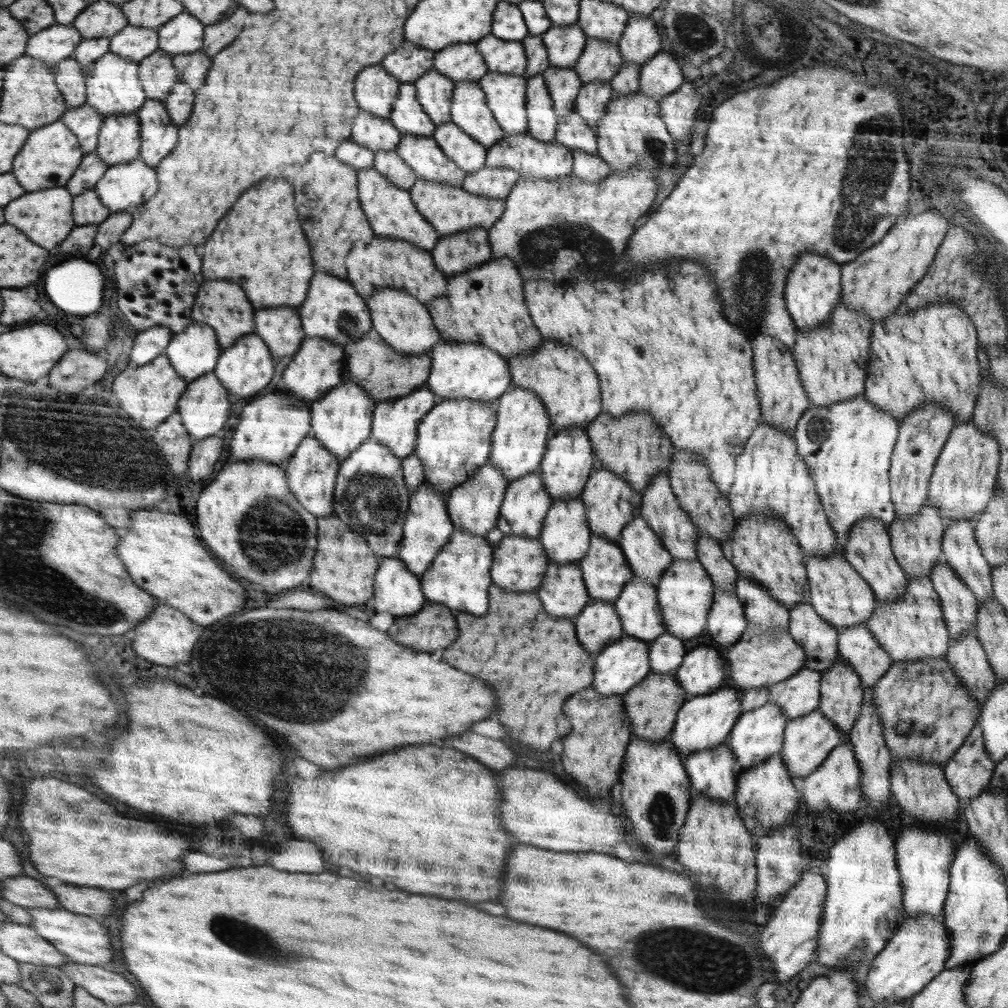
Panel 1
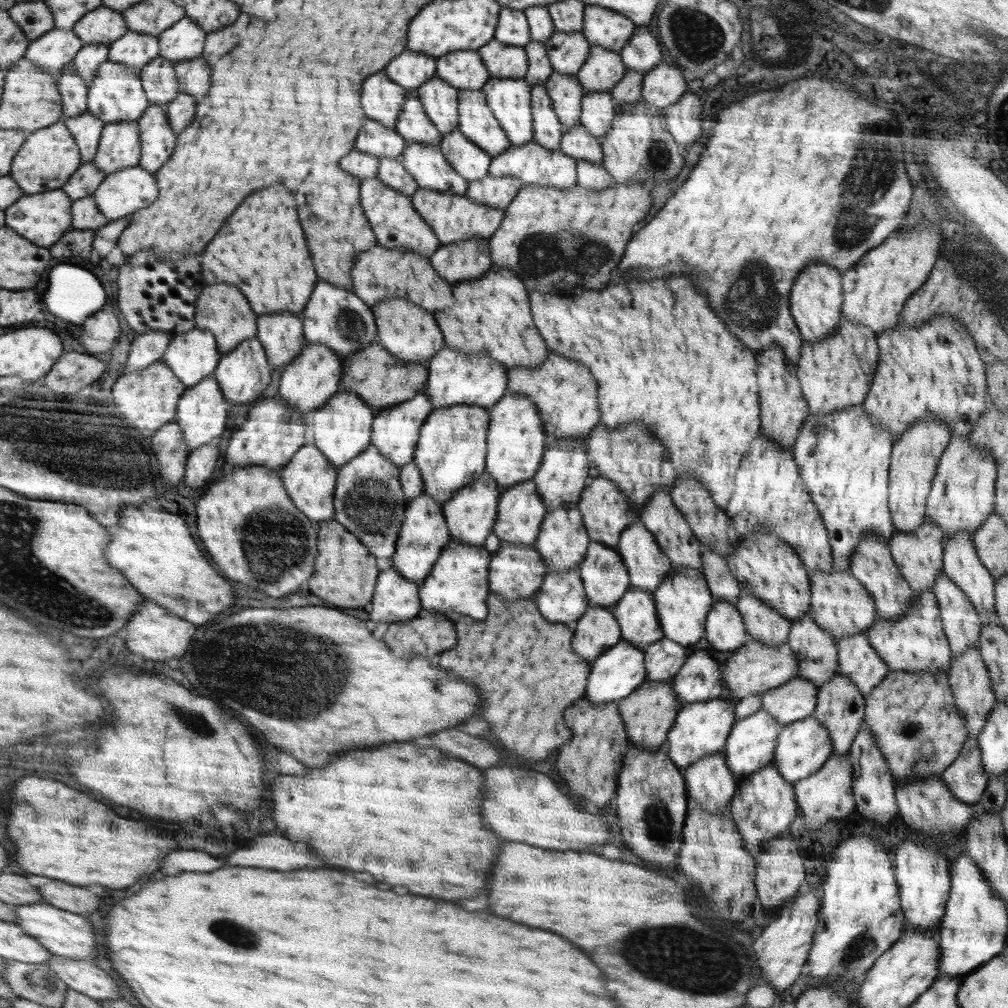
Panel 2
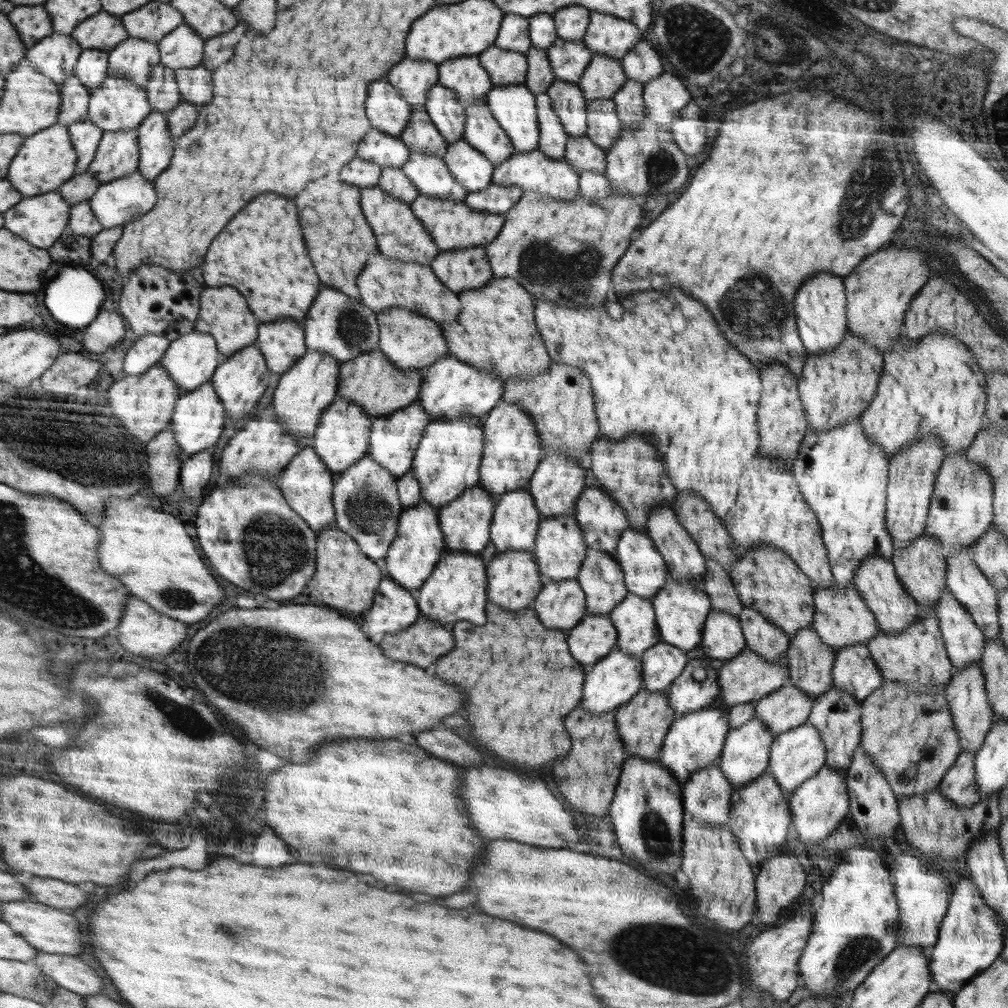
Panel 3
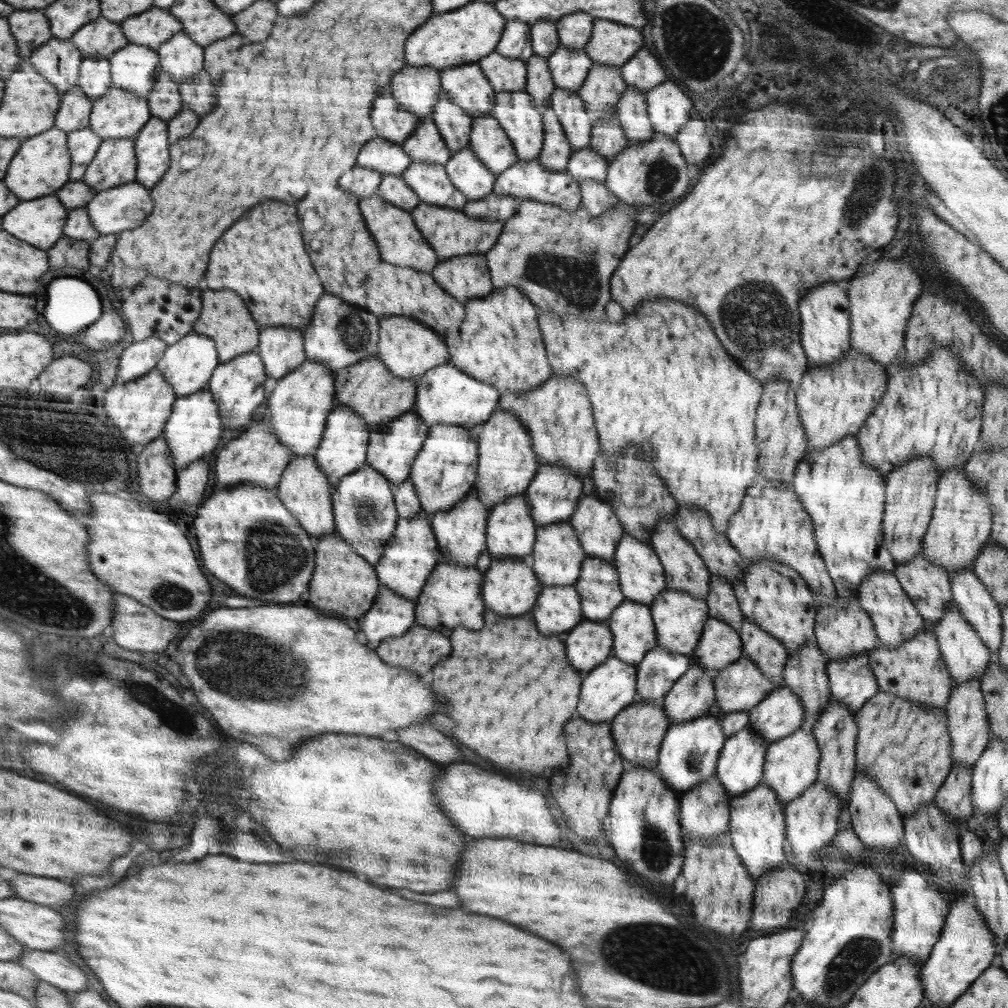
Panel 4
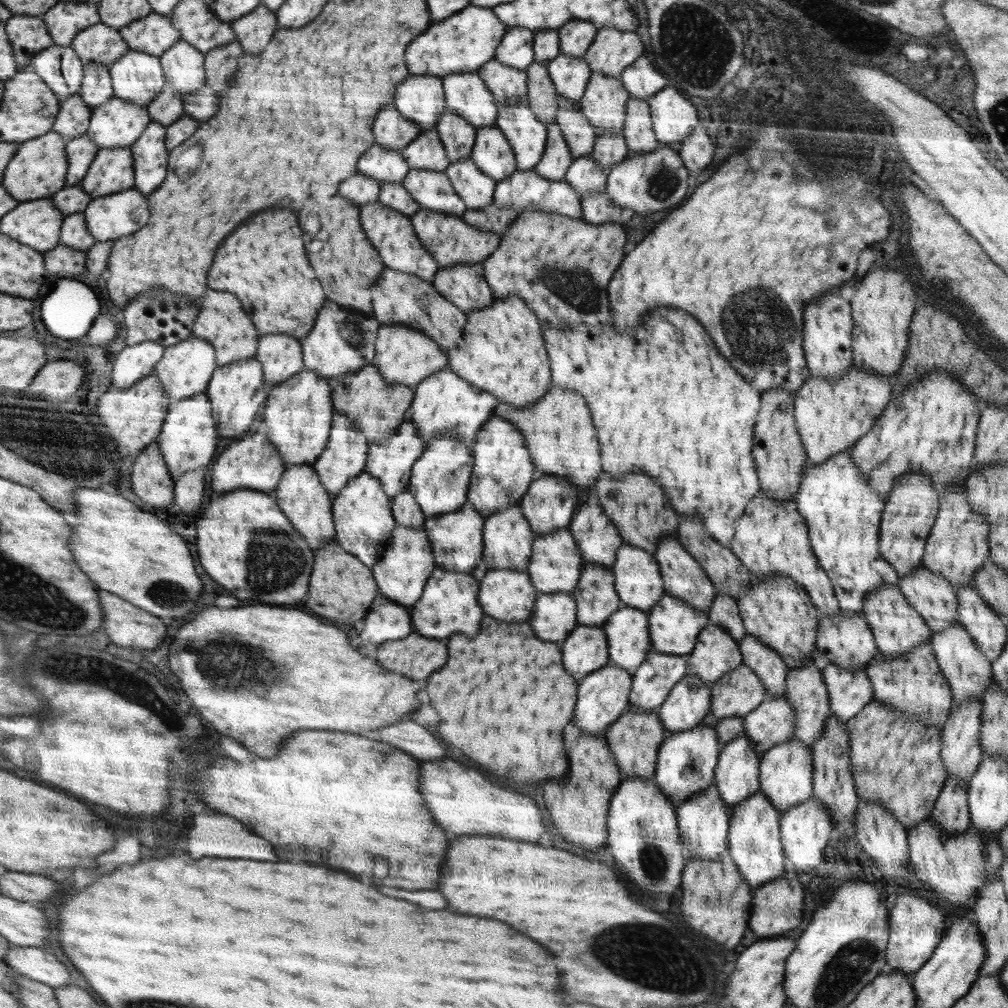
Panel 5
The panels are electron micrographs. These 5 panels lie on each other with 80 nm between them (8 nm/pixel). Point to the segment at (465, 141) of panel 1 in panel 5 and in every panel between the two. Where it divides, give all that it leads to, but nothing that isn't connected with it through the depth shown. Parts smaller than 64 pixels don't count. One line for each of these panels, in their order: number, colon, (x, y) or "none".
2: (472, 162)
3: (471, 168)
4: (469, 174)
5: (477, 189)

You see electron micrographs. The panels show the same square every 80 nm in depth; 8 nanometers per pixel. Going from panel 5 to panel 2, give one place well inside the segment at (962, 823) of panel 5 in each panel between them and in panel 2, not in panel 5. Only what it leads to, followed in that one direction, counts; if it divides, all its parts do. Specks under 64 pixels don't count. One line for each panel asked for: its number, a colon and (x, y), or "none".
2: (965, 778)
3: (959, 785)
4: (954, 796)

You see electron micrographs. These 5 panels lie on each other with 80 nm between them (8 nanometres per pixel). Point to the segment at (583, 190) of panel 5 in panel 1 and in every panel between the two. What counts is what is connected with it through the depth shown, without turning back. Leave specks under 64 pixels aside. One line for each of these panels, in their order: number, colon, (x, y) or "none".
1: (572, 132)
2: (577, 142)
3: (582, 153)
4: (584, 164)

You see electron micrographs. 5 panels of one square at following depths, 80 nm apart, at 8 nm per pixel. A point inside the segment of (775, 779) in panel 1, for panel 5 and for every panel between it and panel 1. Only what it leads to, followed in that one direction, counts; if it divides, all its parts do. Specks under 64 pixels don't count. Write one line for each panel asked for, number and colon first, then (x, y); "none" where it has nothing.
2: (765, 804)
3: (760, 819)
4: (757, 827)
5: (754, 841)

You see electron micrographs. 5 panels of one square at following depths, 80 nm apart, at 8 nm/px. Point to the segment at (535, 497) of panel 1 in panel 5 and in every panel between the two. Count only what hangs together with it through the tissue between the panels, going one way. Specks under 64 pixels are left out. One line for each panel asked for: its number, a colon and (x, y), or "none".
2: (521, 510)
3: (514, 529)
4: (511, 534)
5: (508, 536)

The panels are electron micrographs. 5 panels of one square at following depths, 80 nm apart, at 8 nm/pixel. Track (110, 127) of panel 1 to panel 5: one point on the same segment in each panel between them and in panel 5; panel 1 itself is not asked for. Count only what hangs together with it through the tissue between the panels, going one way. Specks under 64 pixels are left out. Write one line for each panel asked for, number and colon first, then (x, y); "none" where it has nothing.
2: (120, 146)
3: (117, 155)
4: (115, 162)
5: (112, 170)

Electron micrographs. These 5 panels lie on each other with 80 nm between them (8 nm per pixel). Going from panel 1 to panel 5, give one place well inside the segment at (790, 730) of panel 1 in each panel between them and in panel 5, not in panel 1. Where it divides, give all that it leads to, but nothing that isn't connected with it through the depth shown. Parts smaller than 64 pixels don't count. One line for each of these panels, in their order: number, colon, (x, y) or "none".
2: (803, 747)
3: (795, 756)
4: (791, 764)
5: (786, 770)

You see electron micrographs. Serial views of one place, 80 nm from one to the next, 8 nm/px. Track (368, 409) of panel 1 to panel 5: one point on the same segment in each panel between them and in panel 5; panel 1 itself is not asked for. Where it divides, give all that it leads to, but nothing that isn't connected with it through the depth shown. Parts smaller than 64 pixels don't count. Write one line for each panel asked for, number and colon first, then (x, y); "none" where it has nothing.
2: (341, 430)
3: (341, 439)
4: (343, 450)
5: (344, 458)

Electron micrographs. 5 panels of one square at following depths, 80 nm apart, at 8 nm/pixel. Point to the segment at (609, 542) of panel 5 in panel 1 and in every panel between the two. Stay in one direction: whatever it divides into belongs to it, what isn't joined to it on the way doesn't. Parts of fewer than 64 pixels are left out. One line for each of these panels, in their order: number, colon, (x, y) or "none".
1: (610, 502)
2: (606, 512)
3: (603, 520)
4: (600, 532)

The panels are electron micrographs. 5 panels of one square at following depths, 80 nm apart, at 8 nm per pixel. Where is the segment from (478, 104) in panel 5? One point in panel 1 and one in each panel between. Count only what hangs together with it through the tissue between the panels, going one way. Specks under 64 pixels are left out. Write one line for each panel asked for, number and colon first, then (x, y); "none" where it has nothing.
1: (461, 62)
2: (464, 69)
3: (465, 76)
4: (466, 86)

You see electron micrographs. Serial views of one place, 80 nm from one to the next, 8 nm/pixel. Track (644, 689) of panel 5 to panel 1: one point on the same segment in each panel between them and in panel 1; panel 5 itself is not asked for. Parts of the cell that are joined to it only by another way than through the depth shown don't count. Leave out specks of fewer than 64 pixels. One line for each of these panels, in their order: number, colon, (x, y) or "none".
1: (666, 653)
2: (663, 659)
3: (662, 663)
4: (656, 673)

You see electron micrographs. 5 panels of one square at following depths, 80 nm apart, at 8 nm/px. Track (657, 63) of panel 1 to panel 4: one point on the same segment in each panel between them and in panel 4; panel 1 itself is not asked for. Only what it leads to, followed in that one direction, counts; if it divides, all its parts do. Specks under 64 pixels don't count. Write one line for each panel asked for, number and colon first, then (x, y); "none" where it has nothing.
2: (663, 87)
3: (664, 97)
4: (669, 108)

